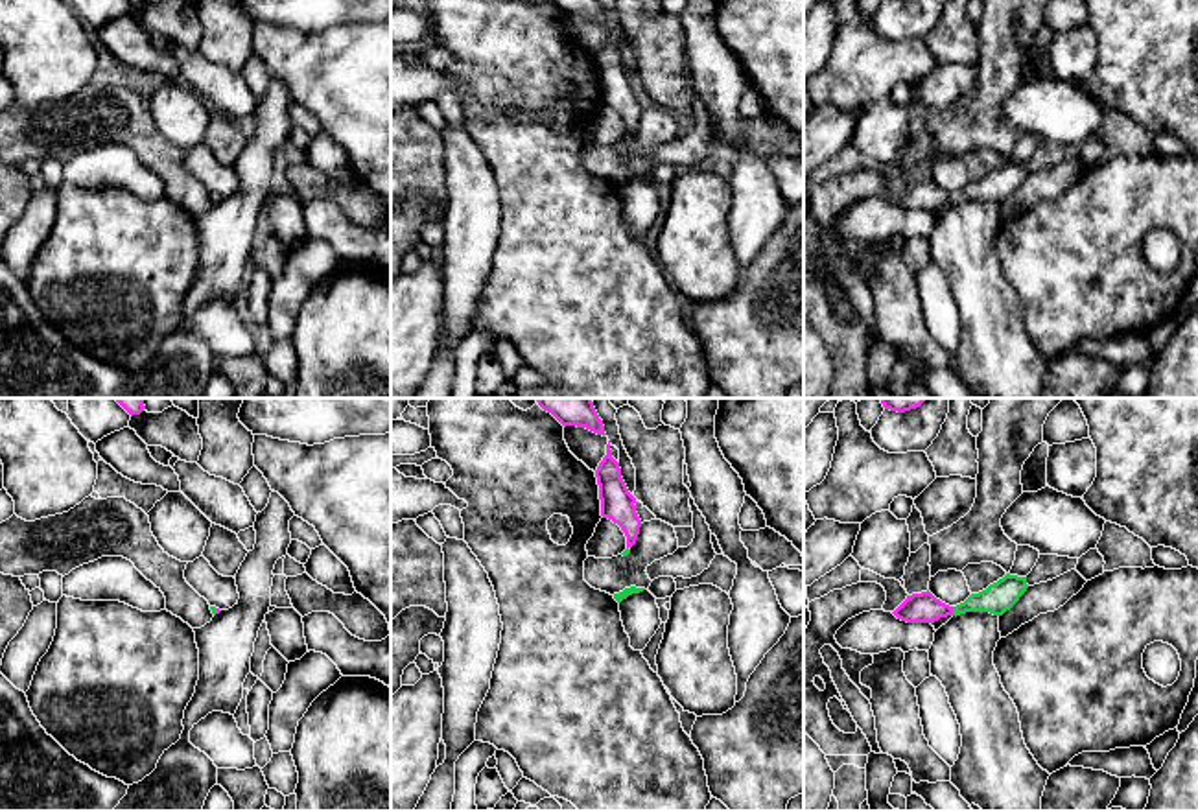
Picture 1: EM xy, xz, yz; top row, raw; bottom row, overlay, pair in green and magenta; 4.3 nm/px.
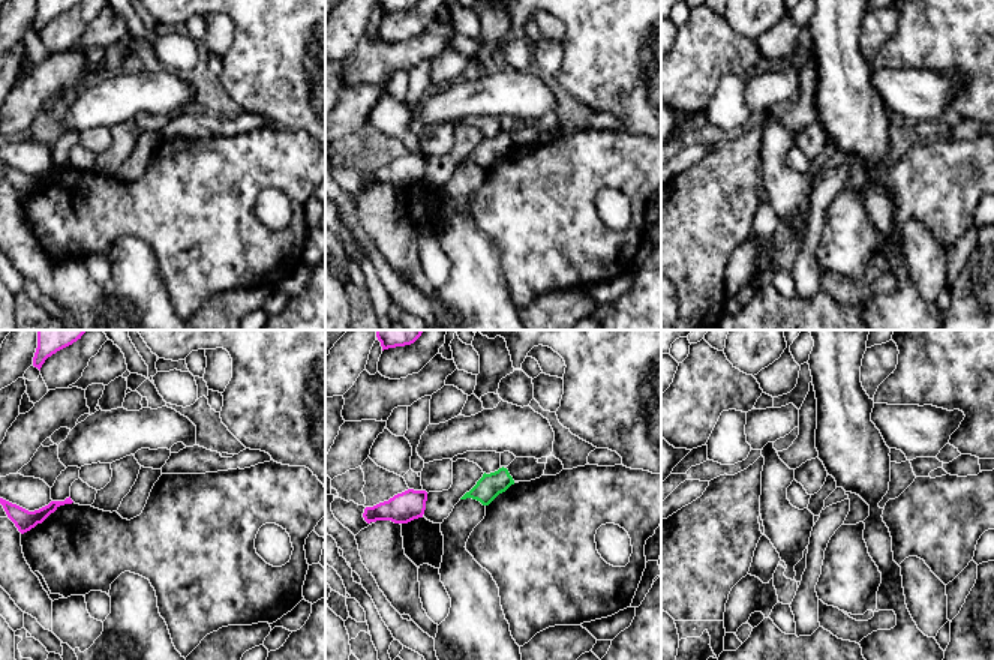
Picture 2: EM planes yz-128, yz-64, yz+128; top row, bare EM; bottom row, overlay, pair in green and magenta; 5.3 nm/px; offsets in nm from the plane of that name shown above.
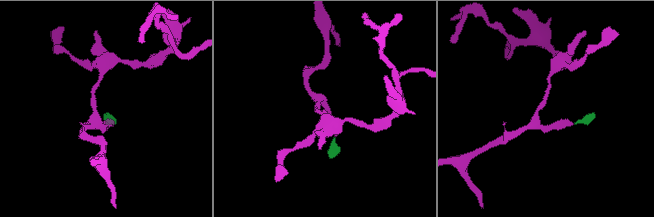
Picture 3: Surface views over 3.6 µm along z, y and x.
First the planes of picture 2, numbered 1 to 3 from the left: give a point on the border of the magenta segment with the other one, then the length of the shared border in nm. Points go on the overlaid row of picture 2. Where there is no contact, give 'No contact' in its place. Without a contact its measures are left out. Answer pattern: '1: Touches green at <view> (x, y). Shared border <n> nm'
1: No contact
2: No contact
3: No contact

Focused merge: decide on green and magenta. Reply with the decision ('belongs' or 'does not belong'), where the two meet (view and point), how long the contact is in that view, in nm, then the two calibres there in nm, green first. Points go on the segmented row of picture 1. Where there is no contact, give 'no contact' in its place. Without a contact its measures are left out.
belongs | yz (953, 611) | 40 nm | 140/130 nm

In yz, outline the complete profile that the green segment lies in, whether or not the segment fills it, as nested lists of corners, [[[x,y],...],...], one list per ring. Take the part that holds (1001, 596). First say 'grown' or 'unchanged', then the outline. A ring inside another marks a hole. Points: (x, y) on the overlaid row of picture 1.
grown | [[[1006,573],[997,582],[979,594],[971,594],[964,603],[949,606],[936,599],[929,590],[907,595],[907,599],[892,612],[907,623],[934,623],[940,617],[960,616],[966,612],[990,612],[1003,616],[1027,592],[1027,577]]]

